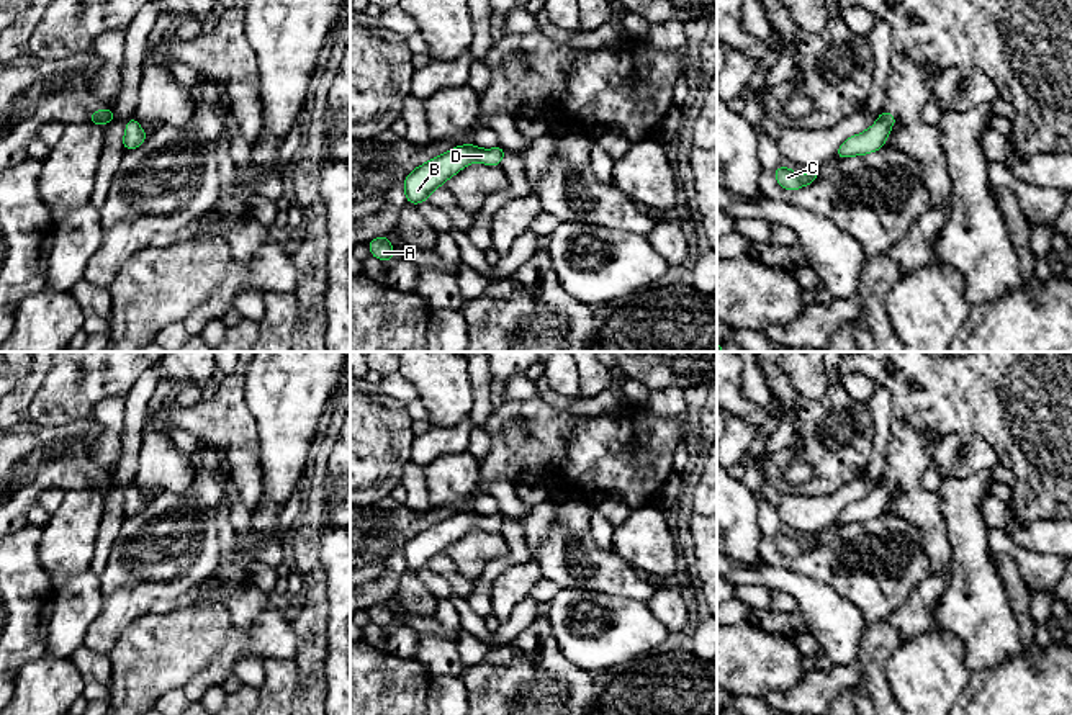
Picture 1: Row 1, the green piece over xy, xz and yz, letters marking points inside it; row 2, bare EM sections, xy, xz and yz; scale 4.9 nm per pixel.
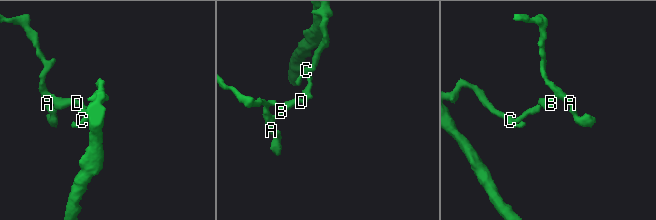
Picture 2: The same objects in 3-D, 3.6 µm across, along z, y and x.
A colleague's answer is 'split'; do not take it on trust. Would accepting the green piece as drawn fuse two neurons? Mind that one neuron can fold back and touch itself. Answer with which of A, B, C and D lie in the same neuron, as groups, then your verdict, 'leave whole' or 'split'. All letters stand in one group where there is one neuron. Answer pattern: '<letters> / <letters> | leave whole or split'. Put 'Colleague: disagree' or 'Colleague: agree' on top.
Colleague: disagree
A B C D | leave whole

